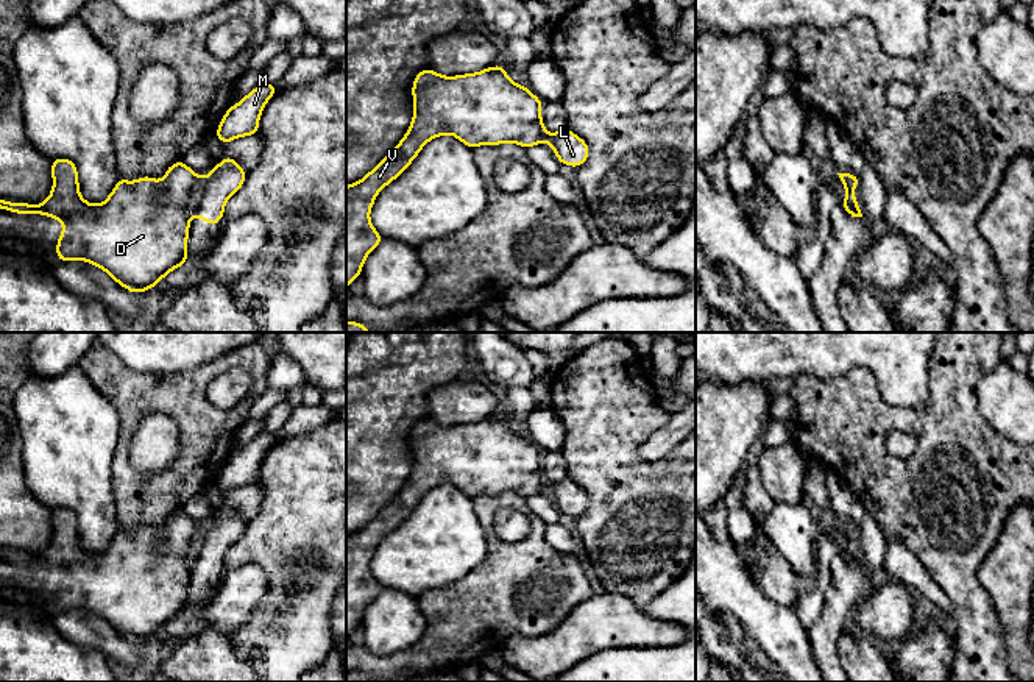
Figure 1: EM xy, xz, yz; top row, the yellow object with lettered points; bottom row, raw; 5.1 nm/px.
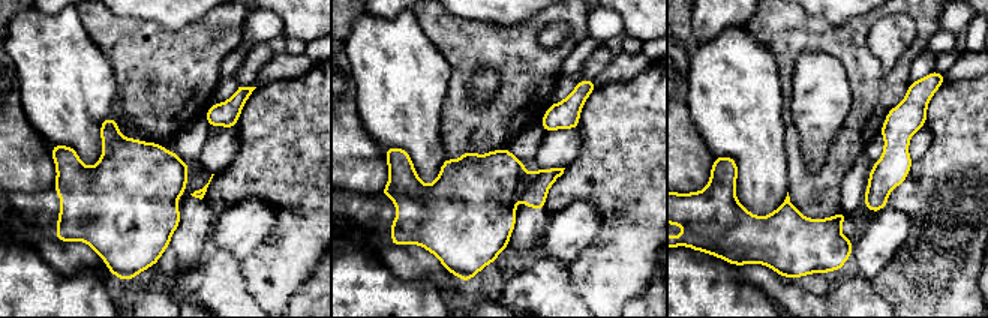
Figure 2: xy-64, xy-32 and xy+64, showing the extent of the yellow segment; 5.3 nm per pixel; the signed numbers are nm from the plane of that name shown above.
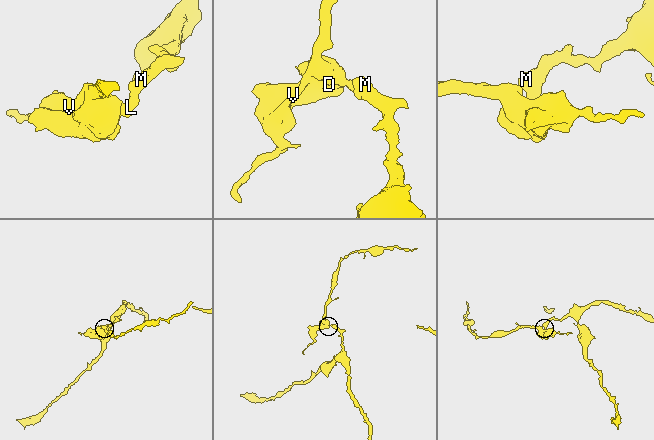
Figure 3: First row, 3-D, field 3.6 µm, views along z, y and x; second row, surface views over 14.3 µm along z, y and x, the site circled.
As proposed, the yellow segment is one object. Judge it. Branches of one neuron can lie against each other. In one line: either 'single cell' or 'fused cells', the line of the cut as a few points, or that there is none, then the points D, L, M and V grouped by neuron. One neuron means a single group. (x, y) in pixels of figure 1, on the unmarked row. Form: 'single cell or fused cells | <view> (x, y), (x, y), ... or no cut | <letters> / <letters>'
fused cells | xy (203, 528), (197, 540) | D V / L M

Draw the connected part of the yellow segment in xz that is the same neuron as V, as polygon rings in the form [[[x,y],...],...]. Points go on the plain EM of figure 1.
[[[501,414],[455,426],[440,424],[426,417],[416,423],[412,445],[412,473],[399,493],[362,529],[346,535],[346,640],[360,627],[367,606],[384,590],[370,570],[376,546],[413,512],[429,490],[451,484],[471,499],[505,492],[527,499],[547,490],[541,468],[543,451],[527,435],[513,432]]]

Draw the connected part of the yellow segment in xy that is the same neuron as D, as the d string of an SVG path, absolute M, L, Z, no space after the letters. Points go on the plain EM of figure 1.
M66 507L51 510L53 537L41 554L9 552L0 549L0 560L14 563L41 563L62 571L62 582L56 591L56 606L64 610L86 610L104 620L117 634L131 643L148 641L167 623L187 613L187 590L192 568L192 554L201 534L184 510L168 515L161 531L140 526L126 531L119 526L108 548L90 554L80 543L76 513Z

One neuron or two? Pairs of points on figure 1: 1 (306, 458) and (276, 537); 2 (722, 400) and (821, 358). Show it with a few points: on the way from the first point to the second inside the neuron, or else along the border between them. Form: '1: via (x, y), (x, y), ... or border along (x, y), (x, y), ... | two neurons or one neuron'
1: via (306, 478), (306, 507), (297, 517) | one neuron
2: border along (768, 381), (741, 381), (732, 386), (725, 383) | two neurons

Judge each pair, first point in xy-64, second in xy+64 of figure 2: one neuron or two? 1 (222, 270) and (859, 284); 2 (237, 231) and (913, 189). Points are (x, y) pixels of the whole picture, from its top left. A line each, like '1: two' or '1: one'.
1: one
2: two

